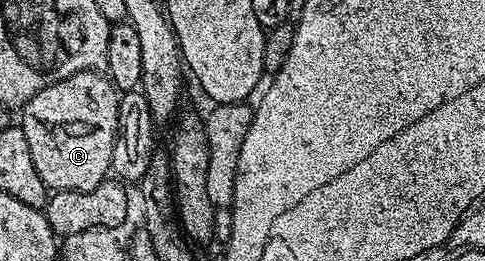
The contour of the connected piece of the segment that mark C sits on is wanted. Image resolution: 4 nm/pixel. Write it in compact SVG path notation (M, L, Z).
M88 69L71 75L51 87L43 87L19 110L19 127L27 135L27 147L31 147L31 160L35 162L35 171L43 179L46 190L62 193L63 191L91 191L99 187L111 173L113 164L113 145L117 141L117 102L118 90L104 72Z

